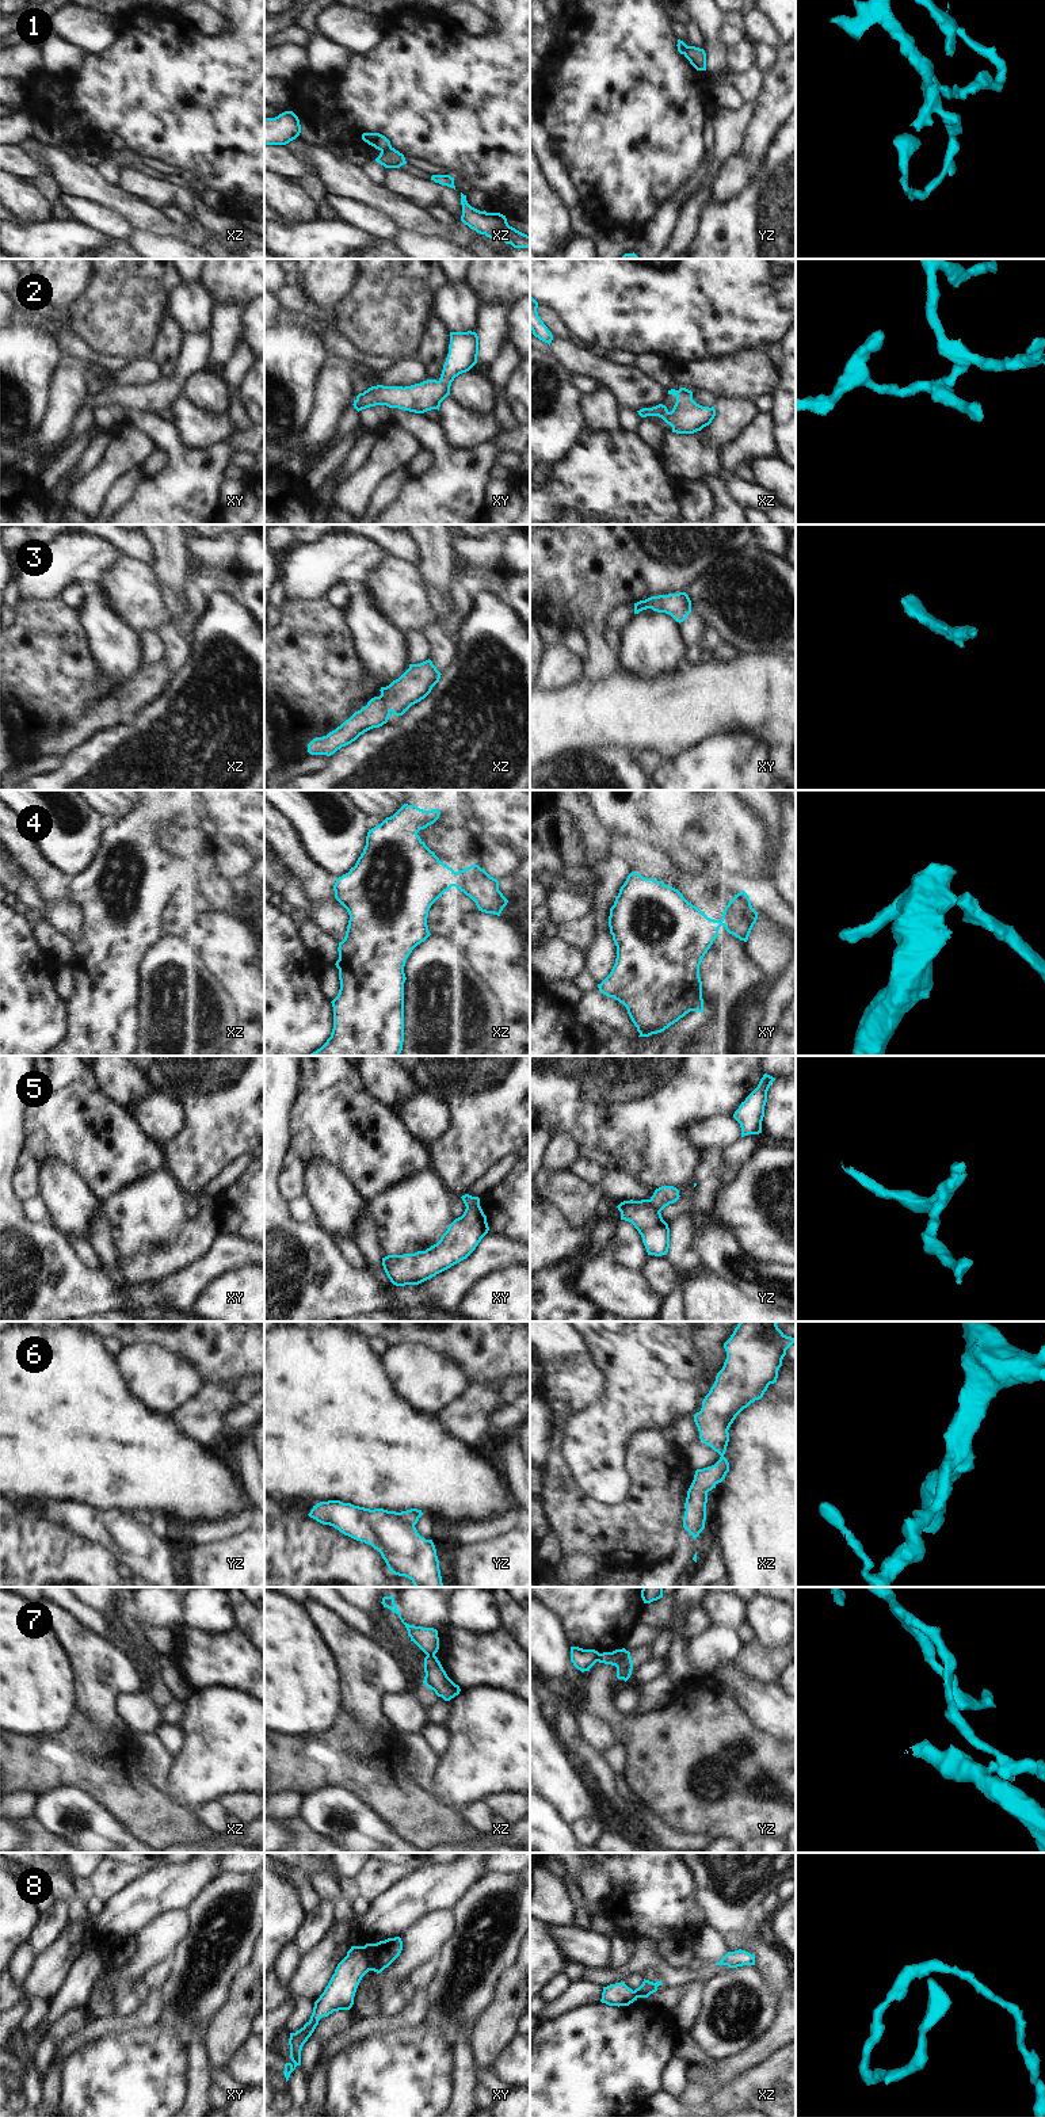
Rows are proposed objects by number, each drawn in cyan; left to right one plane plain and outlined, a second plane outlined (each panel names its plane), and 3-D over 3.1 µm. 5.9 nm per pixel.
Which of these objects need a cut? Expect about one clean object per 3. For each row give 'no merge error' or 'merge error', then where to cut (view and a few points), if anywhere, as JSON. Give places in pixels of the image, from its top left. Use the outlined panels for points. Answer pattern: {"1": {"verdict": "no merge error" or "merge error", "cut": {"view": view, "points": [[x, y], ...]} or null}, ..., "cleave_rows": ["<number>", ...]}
{"1": {"verdict": "merge error", "cut": {"view": "xz", "points": [[391, 147], [381, 152]]}}, "2": {"verdict": "no merge error", "cut": null}, "3": {"verdict": "no merge error", "cut": null}, "4": {"verdict": "merge error", "cut": {"view": "xz", "points": [[456, 873], [453, 885]]}}, "5": {"verdict": "merge error", "cut": {"view": "yz", "points": [[648, 1200], [659, 1212]]}}, "6": {"verdict": "merge error", "cut": {"view": "yz", "points": [[399, 1513], [414, 1525]]}}, "7": {"verdict": "merge error", "cut": {"view": "xz", "points": [[427, 1654], [434, 1655]]}}, "8": {"verdict": "merge error", "cut": {"view": "xy", "points": [[361, 1946], [370, 1969]]}}, "cleave_rows": ["1", "4", "5", "6", "7", "8"]}

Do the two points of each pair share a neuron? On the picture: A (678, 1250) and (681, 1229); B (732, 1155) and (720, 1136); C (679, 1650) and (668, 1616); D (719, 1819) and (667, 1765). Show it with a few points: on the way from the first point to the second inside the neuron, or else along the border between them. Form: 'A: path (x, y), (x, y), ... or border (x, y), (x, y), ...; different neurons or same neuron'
A: path (678, 1244), (681, 1235); same neuron
B: border (740, 1136), (724, 1151); different neurons
C: path (679, 1641), (677, 1624); same neuron
D: path (705, 1805), (686, 1789), (686, 1784), (681, 1778); same neuron

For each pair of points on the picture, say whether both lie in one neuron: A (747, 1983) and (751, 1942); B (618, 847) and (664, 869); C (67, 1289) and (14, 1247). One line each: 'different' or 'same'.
A: different
B: same
C: same

